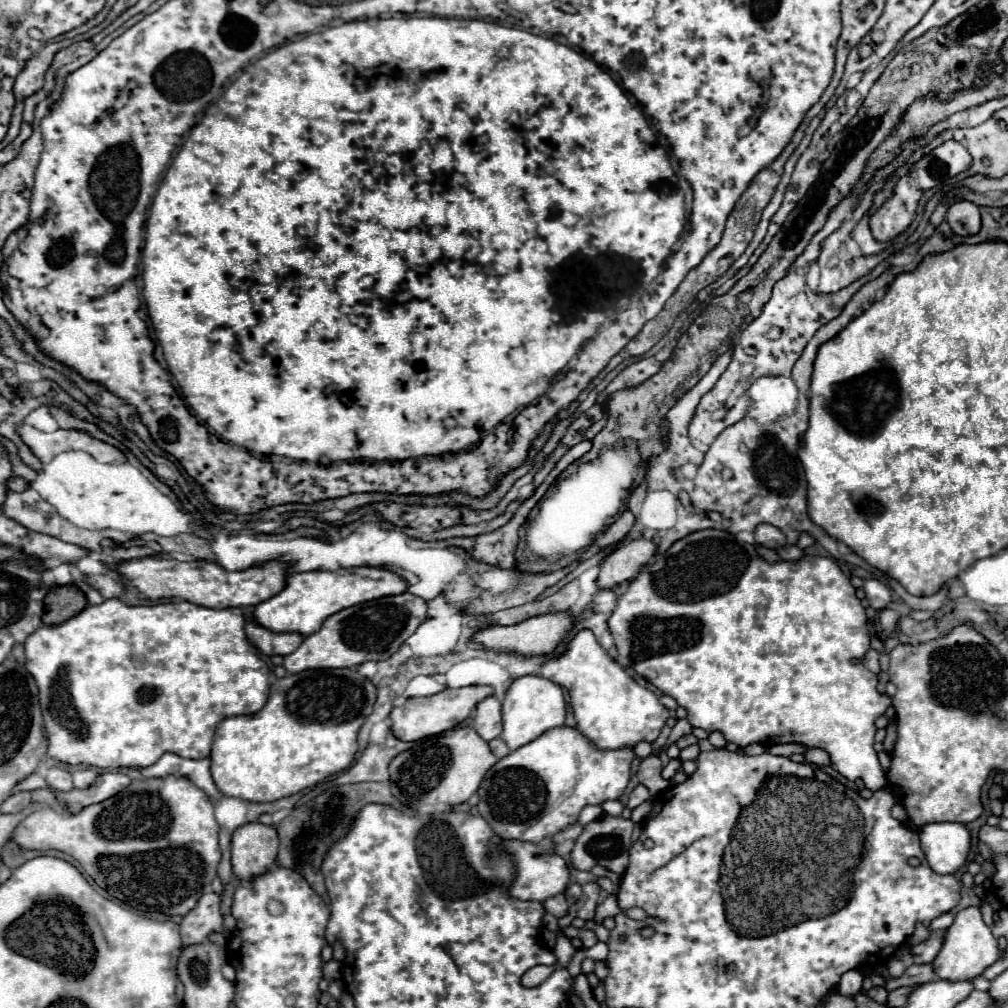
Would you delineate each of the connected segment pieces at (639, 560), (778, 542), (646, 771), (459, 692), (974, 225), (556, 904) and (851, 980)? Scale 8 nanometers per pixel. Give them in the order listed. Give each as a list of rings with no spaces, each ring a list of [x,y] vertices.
[[[637,539],[625,547],[615,549],[603,563],[597,577],[599,589],[613,589],[625,581],[631,581],[643,565],[653,557],[657,545],[655,541]]]
[[[759,525],[757,529],[755,529],[755,541],[759,543],[759,545],[763,545],[763,547],[767,547],[767,549],[781,549],[781,547],[785,547],[785,535],[777,529],[777,527],[773,527],[773,525]]]
[[[659,757],[643,759],[639,769],[637,769],[637,779],[639,779],[639,783],[643,783],[649,789],[649,793],[653,797],[663,793],[671,785],[669,781],[665,781],[661,777],[661,761],[659,761]]]
[[[473,685],[473,687],[461,687],[461,689],[443,689],[443,691],[429,695],[429,697],[407,699],[403,705],[395,707],[389,715],[393,721],[393,727],[391,727],[393,735],[401,741],[417,741],[423,737],[439,735],[439,733],[463,723],[471,715],[471,711],[477,707],[477,703],[481,703],[483,699],[487,699],[493,693],[495,693],[493,687]]]
[[[969,201],[953,203],[947,213],[947,223],[955,235],[961,235],[961,237],[977,235],[977,231],[981,231],[979,207]]]
[[[561,893],[561,895],[555,895],[555,897],[547,899],[547,901],[543,901],[543,907],[545,907],[551,915],[565,915],[565,911],[567,911],[567,899],[565,899],[565,895]]]
[[[847,971],[841,977],[841,981],[837,985],[837,991],[839,991],[839,995],[853,999],[861,991],[861,985],[863,985],[863,975],[859,971]]]

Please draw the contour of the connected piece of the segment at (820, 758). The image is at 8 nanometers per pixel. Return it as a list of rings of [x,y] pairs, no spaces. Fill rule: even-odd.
[[[809,749],[805,753],[805,759],[809,763],[817,763],[821,767],[831,767],[831,759],[829,759],[829,753],[825,749]]]

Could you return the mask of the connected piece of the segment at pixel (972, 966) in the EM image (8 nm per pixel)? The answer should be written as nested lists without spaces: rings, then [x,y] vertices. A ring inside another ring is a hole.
[[[967,907],[957,913],[955,923],[947,929],[943,947],[935,961],[931,963],[935,969],[935,975],[945,981],[975,981],[977,977],[983,975],[983,971],[993,965],[1001,957],[999,943],[991,935],[991,929],[983,923],[979,907]]]

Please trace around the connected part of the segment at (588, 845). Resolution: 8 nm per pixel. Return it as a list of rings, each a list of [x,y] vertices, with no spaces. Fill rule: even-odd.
[[[603,815],[595,821],[591,821],[583,833],[579,835],[579,839],[575,841],[575,847],[571,851],[571,867],[579,869],[579,871],[591,871],[595,865],[599,867],[607,867],[609,871],[621,875],[627,869],[627,857],[629,857],[629,849],[631,849],[631,833],[633,833],[633,821],[629,819],[621,819],[621,817],[609,817]]]

